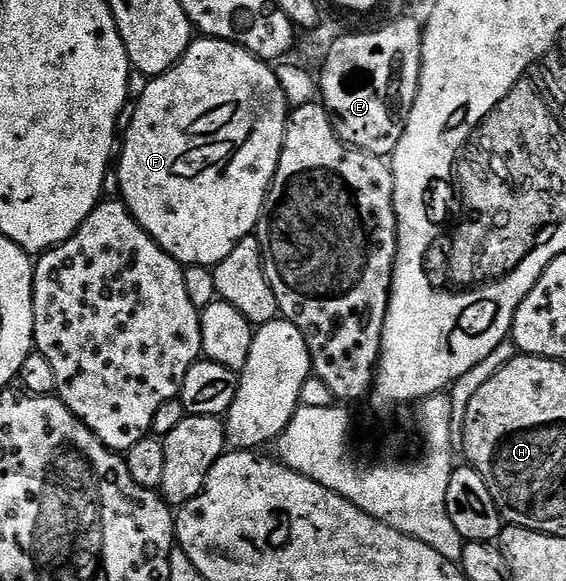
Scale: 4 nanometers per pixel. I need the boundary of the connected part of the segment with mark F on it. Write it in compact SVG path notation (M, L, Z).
M198 38L191 42L184 55L164 75L151 79L148 90L144 90L144 94L133 105L133 108L129 113L130 125L127 128L125 125L124 135L120 140L120 155L116 160L118 188L122 191L120 193L122 203L136 218L136 222L140 222L142 229L179 264L183 266L219 264L221 260L228 258L228 254L232 254L232 250L236 250L236 246L245 236L251 235L257 229L258 219L266 201L266 191L270 188L270 183L274 180L278 169L286 137L288 105L284 98L284 90L280 90L277 71L267 61L258 59L251 52L244 50L239 44L233 44L230 40Z

